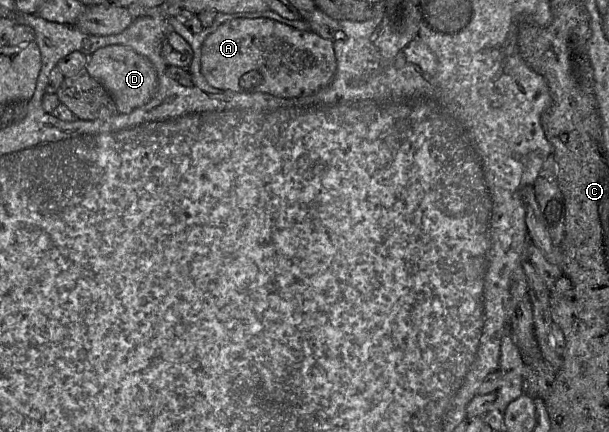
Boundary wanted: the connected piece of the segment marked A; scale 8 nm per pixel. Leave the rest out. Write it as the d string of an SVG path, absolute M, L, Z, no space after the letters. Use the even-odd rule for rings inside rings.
M268 18L229 20L207 36L202 45L201 72L211 86L222 90L297 98L328 86L336 70L332 40Z

